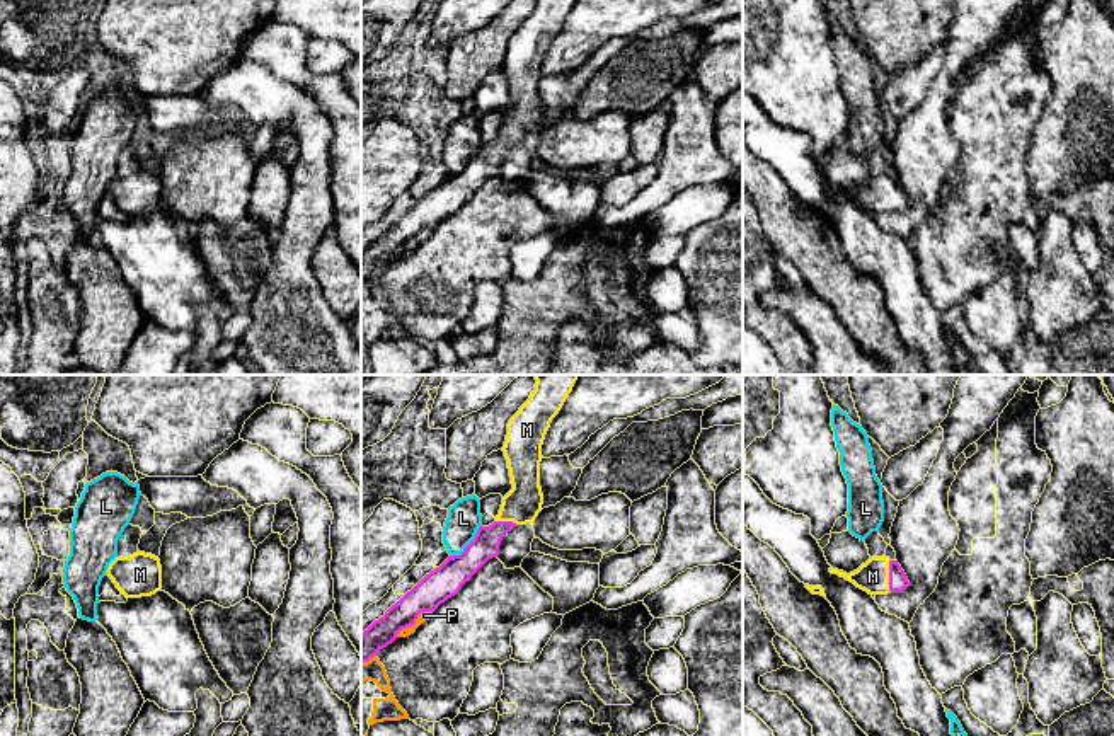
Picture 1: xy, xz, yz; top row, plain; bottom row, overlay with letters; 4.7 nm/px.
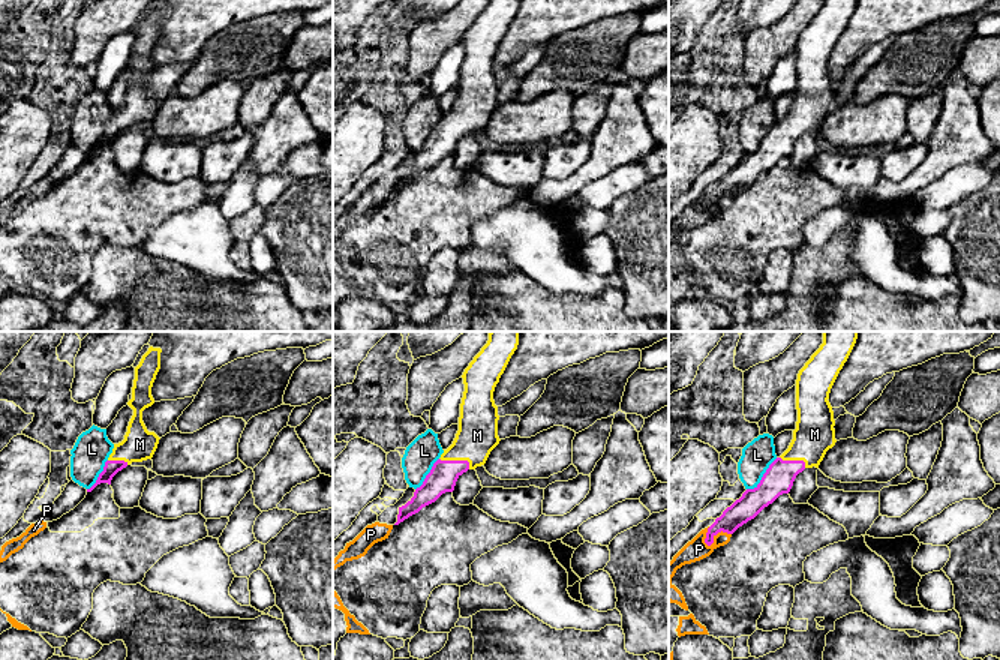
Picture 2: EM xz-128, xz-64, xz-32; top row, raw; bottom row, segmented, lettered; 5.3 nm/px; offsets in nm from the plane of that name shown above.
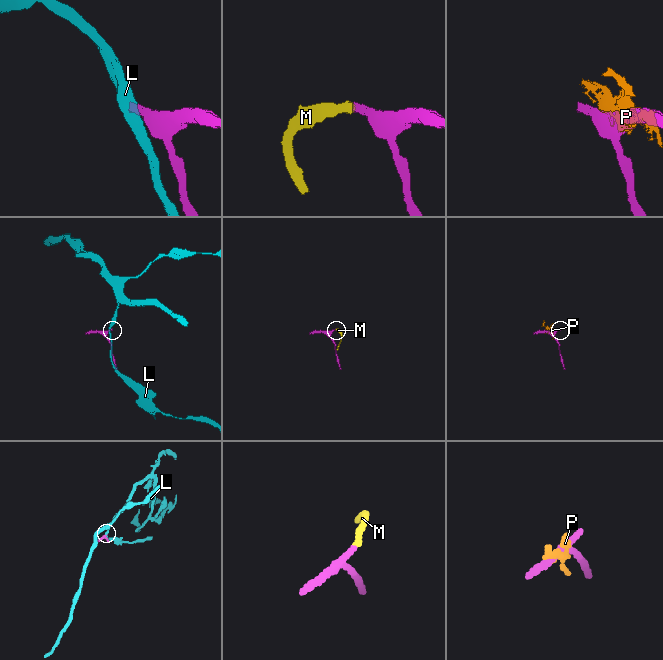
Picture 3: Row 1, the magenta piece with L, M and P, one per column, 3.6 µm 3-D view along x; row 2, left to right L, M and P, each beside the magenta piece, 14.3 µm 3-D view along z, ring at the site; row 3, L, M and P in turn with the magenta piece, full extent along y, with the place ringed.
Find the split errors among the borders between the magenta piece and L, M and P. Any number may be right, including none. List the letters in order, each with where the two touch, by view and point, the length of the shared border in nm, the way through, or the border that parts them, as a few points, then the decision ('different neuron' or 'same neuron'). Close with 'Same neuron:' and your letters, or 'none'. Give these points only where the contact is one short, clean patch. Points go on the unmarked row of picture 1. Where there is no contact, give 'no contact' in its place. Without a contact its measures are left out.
L: contact xz (470, 160); length 220 nm; border xz (481, 142), (476, 155), (452, 176); different neuron
M: contact yz (890, 195); length 160 nm; same neuron
P: contact xz (414, 241); length 220 nm; different neuron
Same neuron: M

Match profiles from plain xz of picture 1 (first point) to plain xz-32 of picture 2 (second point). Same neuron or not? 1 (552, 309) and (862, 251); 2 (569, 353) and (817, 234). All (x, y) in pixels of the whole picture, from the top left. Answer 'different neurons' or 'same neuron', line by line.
1: different neurons
2: different neurons

